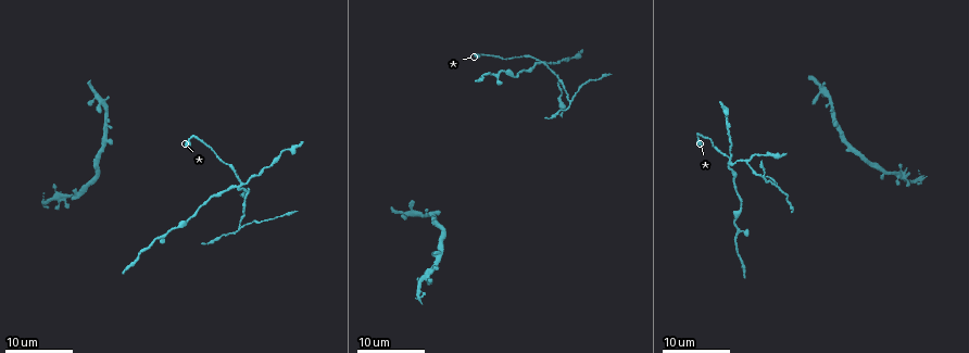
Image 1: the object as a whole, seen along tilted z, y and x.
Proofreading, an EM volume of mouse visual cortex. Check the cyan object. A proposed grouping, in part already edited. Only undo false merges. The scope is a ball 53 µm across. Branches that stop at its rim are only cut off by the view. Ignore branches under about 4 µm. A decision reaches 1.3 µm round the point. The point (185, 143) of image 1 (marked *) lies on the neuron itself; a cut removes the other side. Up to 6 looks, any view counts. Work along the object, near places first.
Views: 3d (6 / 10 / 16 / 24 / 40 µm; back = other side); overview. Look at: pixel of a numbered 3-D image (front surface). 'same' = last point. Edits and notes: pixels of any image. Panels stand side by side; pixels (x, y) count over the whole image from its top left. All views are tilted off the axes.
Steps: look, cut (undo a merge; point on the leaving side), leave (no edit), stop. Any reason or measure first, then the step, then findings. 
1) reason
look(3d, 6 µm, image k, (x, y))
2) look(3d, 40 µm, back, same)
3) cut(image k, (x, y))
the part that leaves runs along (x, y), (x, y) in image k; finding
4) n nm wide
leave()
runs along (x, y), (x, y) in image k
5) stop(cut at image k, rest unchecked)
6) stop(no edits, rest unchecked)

four-way junction
look(3d, 24 µm, image 1, (540, 64))

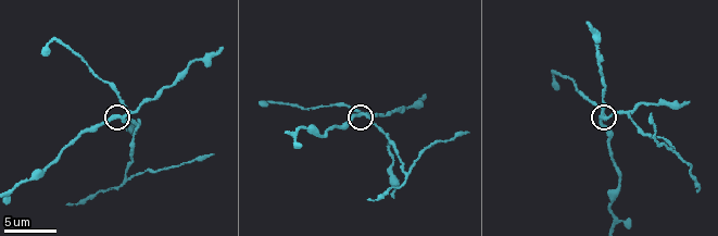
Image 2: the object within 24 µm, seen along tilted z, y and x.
look(3d, 6 µm, image 2, (601, 115))

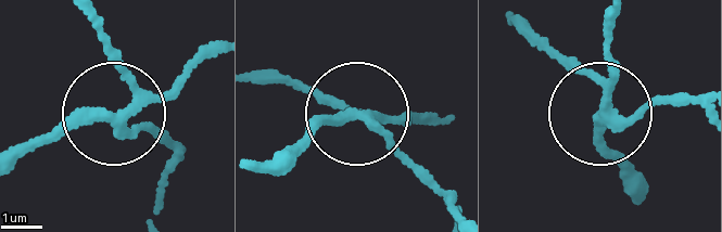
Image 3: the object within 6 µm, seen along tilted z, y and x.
4 arms
cut(image 3, (149, 125))
the part that leaves runs along (123, 124), (157, 139), (166, 176) in image 3; two neurons meet here

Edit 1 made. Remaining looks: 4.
sudden change in width
look(3d, 10 µm, image 2, (33, 179))

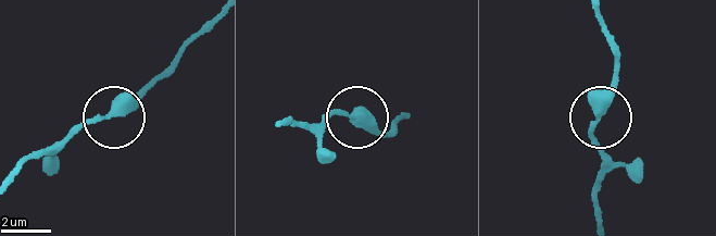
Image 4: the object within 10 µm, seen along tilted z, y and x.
leave()
all the same neuron

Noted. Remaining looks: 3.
stop(cut at image 3, rest unchecked)

